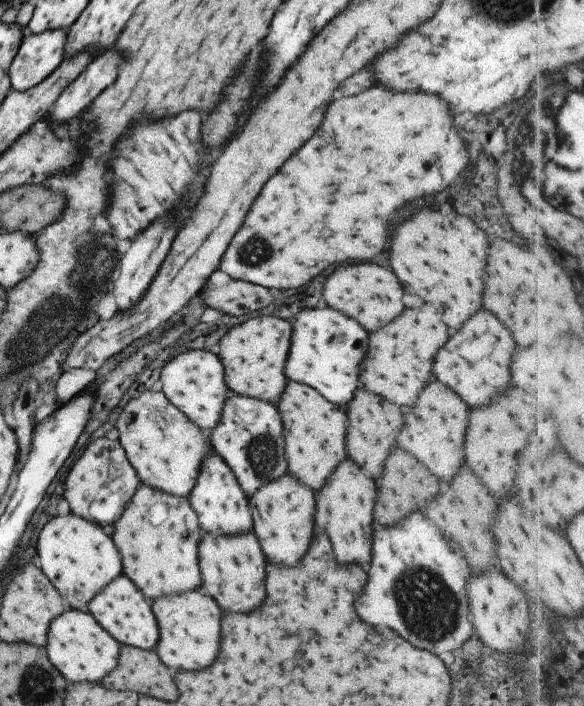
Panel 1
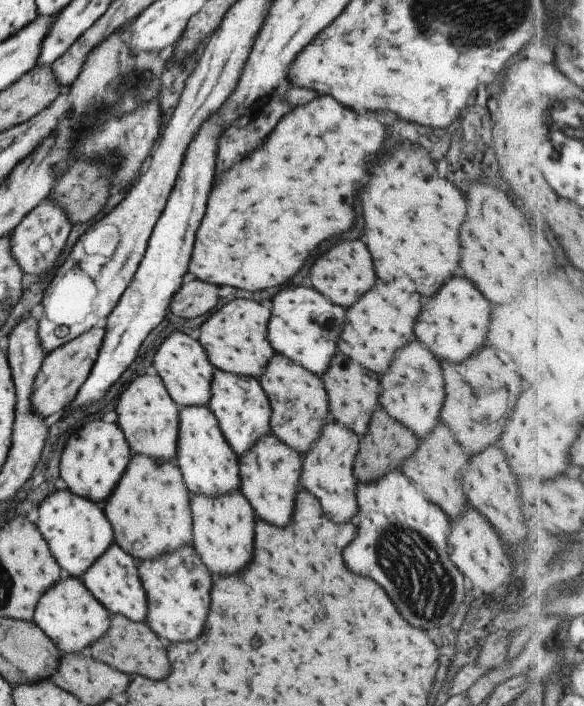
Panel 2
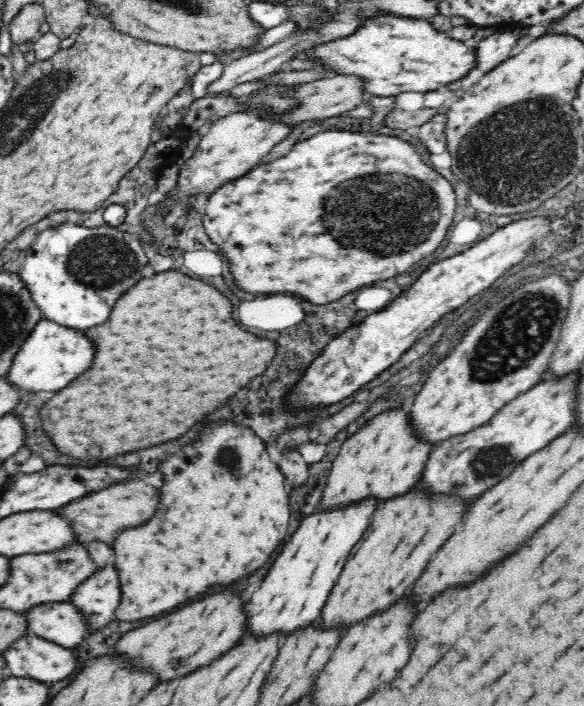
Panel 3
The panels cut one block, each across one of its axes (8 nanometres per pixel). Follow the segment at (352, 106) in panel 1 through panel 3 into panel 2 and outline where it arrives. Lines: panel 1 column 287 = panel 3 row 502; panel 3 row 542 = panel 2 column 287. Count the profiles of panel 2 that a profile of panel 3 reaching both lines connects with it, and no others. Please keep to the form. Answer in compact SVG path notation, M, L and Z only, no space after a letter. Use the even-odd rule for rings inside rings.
M316 96L308 104L286 114L270 138L266 138L262 148L250 152L244 162L240 160L234 164L234 168L230 168L230 172L226 172L226 176L222 176L222 180L218 178L214 182L202 228L196 232L188 277L216 286L228 284L232 288L252 292L288 282L318 246L330 240L332 234L342 234L354 224L352 196L356 194L356 184L364 182L366 178L366 134L368 156L374 156L382 150L384 124L374 112L368 112L366 122L366 112L344 108L332 96Z

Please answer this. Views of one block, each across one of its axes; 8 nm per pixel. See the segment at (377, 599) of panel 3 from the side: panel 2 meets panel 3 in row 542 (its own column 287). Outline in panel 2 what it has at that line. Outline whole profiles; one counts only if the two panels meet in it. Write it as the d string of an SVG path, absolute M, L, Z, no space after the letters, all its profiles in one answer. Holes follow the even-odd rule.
M275 353L259 384L271 405L271 433L302 456L310 452L324 424L330 420L328 396L321 378L286 356Z

